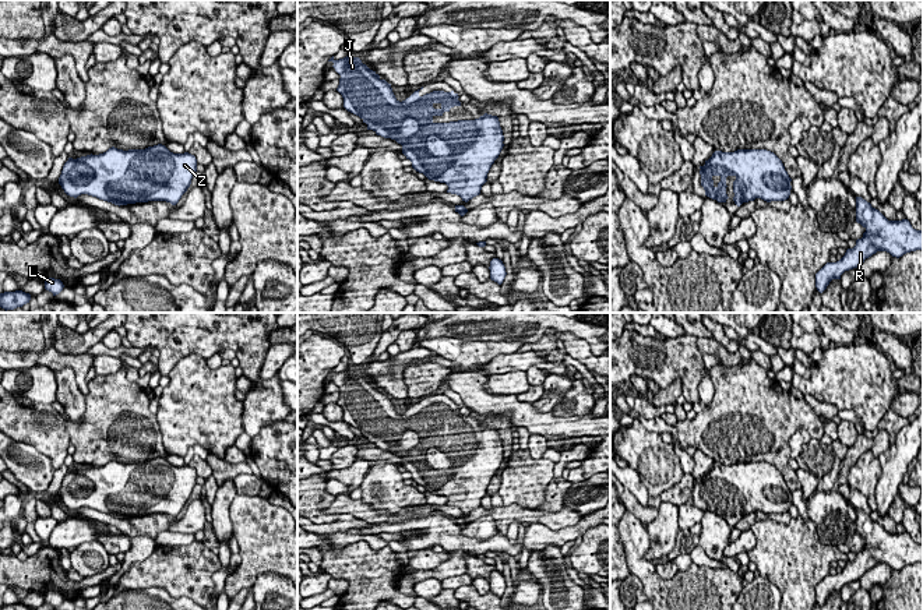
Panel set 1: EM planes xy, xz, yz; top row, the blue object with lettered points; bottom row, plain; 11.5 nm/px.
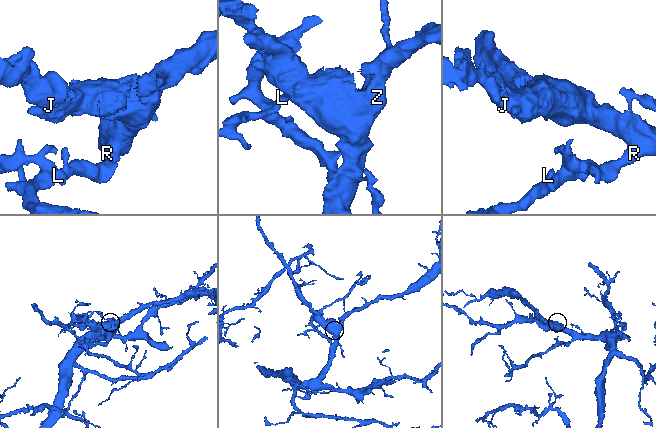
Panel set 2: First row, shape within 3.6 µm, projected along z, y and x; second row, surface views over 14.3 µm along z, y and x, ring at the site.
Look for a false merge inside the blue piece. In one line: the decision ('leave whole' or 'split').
leave whole

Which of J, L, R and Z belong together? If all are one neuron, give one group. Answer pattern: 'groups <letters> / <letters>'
groups J L R Z

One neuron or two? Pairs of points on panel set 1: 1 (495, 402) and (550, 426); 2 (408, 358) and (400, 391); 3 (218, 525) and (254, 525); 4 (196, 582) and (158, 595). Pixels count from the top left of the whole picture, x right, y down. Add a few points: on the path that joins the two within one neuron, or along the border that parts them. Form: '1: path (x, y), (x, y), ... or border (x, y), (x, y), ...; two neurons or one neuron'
1: path (508, 404), (536, 422); one neuron
2: path (400, 366), (397, 369), (397, 383); one neuron
3: border (238, 494), (231, 504), (232, 536); two neurons
4: border (136, 589), (164, 588), (171, 595); two neurons

